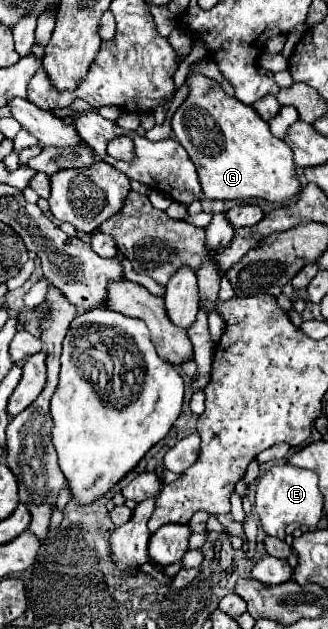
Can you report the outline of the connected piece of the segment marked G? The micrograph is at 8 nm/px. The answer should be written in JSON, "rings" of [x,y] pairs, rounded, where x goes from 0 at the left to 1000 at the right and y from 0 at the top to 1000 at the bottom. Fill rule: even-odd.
{"rings":[[[613,118],[576,121],[582,149],[521,188],[546,229],[601,264],[613,302],[637,318],[796,315],[826,324],[869,324],[918,305],[887,235],[820,210],[808,191],[723,156],[698,156],[655,127]]]}

